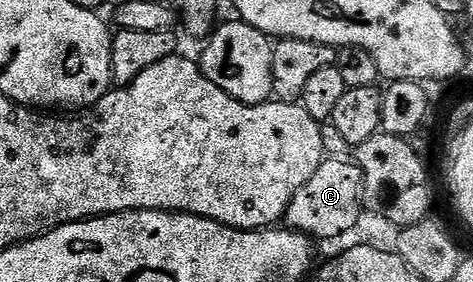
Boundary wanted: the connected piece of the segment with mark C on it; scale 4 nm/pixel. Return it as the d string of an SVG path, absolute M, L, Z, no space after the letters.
M323 160L287 203L284 214L285 228L293 229L296 233L304 233L311 239L340 235L342 231L352 228L364 212L360 200L361 179L362 172L353 160Z

